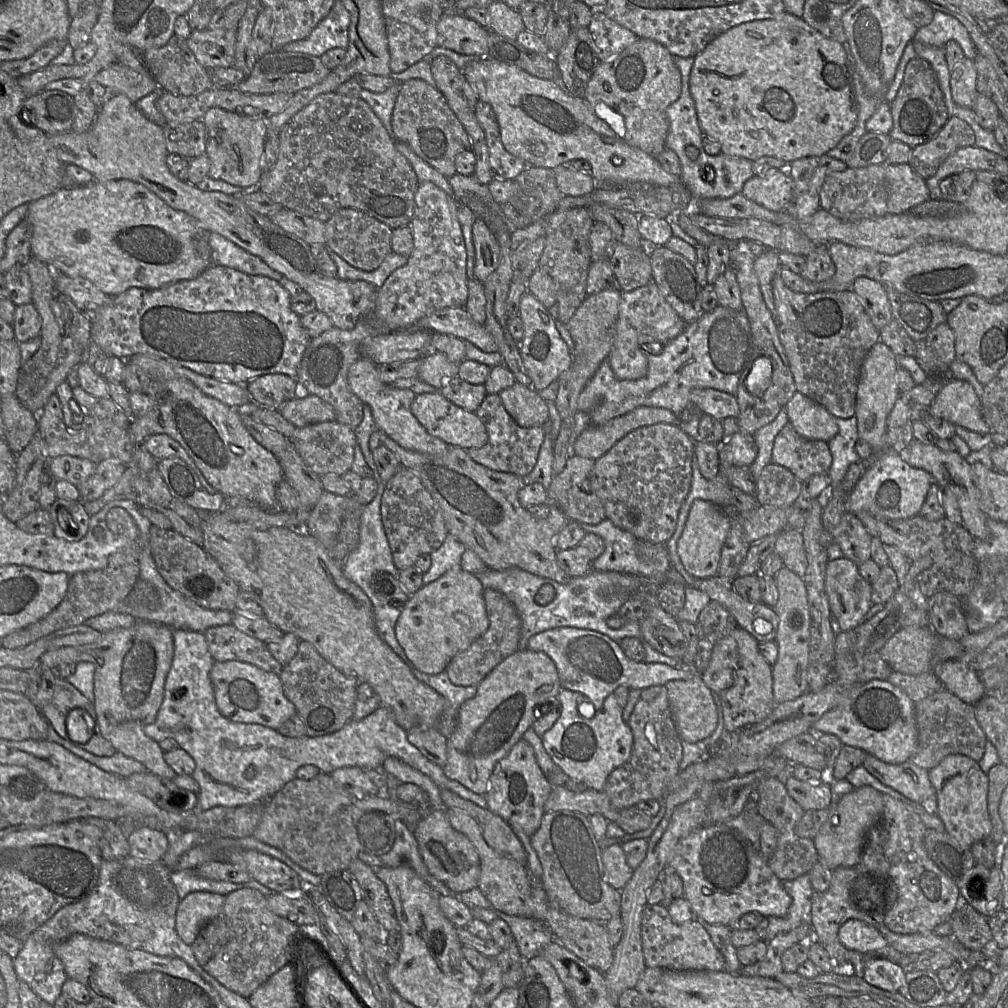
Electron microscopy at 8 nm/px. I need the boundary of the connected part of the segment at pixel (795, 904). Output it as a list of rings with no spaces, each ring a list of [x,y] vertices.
[[[809,873],[793,880],[783,881],[783,887],[791,896],[792,903],[785,917],[767,917],[769,926],[766,942],[775,938],[779,933],[794,930],[802,921],[812,922],[812,903],[816,892],[813,890]]]

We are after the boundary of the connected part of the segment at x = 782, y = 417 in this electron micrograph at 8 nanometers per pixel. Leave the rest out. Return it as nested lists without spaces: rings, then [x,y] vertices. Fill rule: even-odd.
[[[785,406],[772,422],[755,432],[754,439],[758,452],[756,459],[749,468],[756,482],[762,469],[772,461],[774,440],[788,422],[789,419]]]

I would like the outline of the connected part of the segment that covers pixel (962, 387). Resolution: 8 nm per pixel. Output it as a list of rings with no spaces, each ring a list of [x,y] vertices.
[[[946,380],[926,411],[978,433],[990,431],[982,416],[980,398],[965,380]]]

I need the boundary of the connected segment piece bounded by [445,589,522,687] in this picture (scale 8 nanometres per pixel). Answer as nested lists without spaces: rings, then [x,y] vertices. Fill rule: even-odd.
[[[493,589],[484,590],[484,601],[489,619],[487,631],[466,650],[457,653],[446,667],[445,671],[454,685],[478,686],[498,664],[520,650],[522,621],[513,603]]]

